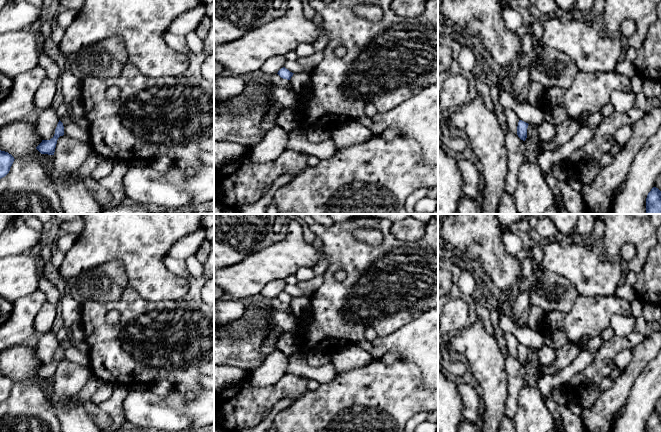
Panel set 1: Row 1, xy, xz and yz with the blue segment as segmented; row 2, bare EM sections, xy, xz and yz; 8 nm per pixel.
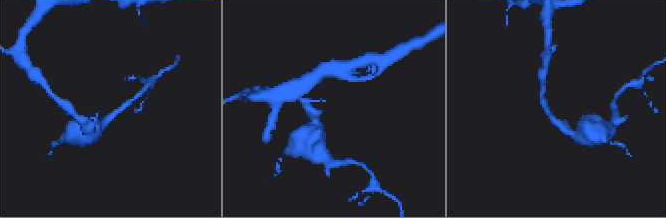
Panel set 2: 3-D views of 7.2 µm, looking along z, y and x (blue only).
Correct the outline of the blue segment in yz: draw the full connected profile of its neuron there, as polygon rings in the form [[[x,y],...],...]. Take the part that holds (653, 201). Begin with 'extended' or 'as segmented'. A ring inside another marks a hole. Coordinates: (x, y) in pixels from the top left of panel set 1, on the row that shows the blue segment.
as segmented; [[[656,187],[647,195],[646,214],[661,214],[661,191]]]

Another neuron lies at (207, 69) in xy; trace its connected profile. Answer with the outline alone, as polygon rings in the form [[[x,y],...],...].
[[[214,54],[209,55],[202,63],[201,73],[205,80],[214,83]]]

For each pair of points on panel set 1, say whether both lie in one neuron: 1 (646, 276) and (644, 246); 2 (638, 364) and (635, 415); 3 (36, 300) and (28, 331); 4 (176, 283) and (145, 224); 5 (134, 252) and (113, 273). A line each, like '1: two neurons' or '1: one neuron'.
1: two neurons
2: two neurons
3: one neuron
4: one neuron
5: two neurons

